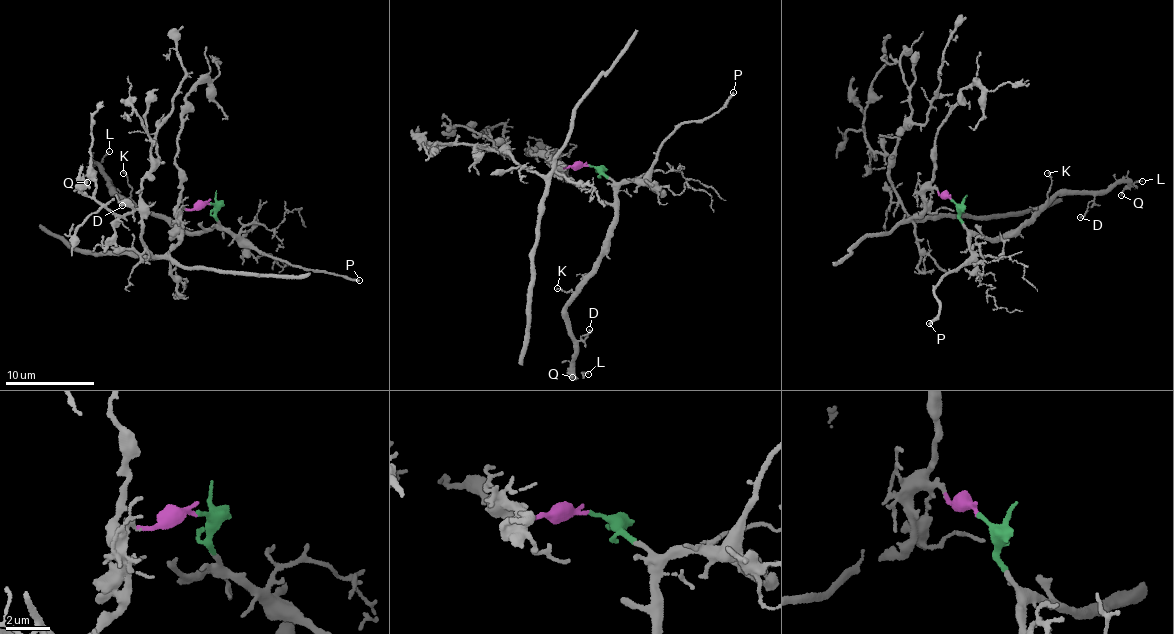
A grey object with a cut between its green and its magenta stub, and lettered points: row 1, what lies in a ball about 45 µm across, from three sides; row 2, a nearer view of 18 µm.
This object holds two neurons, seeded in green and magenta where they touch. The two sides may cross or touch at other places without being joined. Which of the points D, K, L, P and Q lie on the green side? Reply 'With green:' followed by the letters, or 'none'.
With green: D, K, L, P, Q

